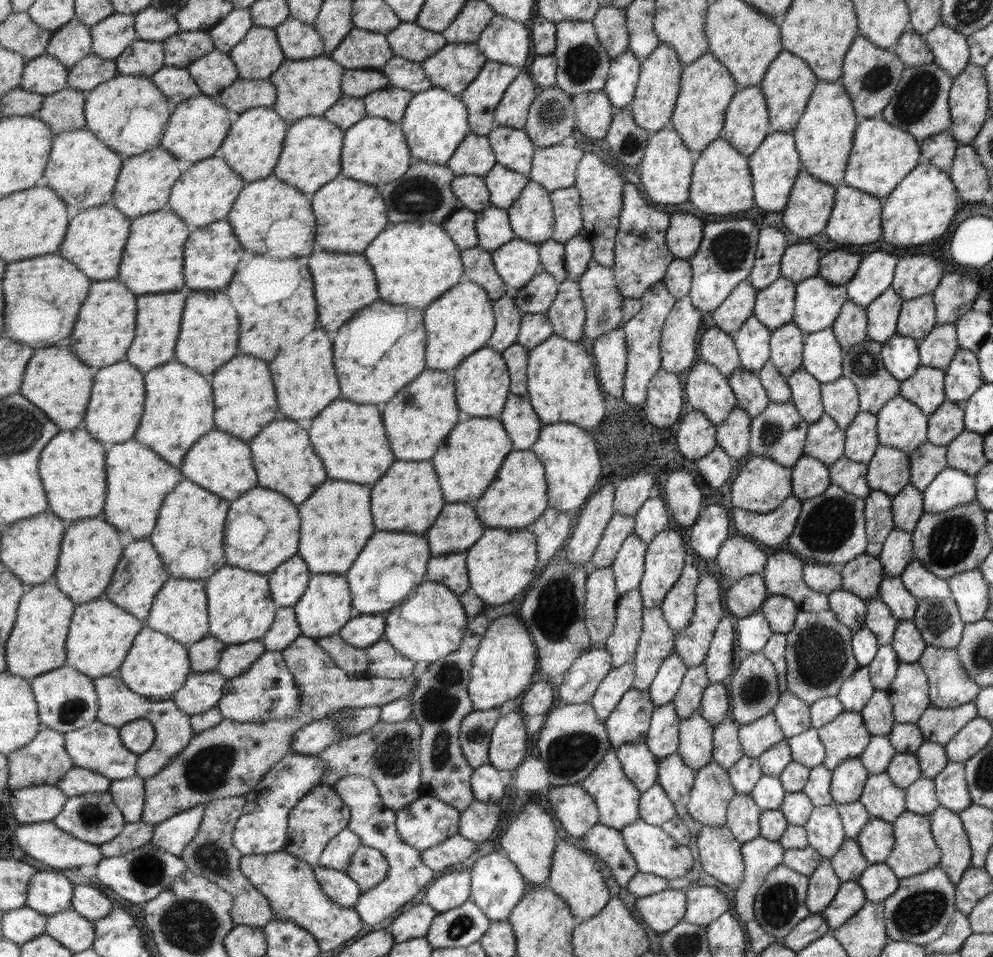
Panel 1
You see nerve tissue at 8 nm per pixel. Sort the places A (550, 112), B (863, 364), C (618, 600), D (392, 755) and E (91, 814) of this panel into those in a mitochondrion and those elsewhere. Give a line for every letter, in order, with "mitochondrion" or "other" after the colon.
A: mitochondrion
B: mitochondrion
C: other
D: mitochondrion
E: mitochondrion

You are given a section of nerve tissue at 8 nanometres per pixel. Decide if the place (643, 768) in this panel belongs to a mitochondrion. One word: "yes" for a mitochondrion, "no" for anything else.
no

